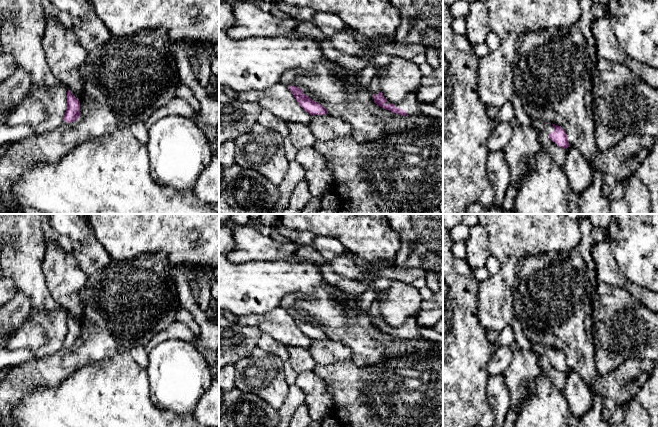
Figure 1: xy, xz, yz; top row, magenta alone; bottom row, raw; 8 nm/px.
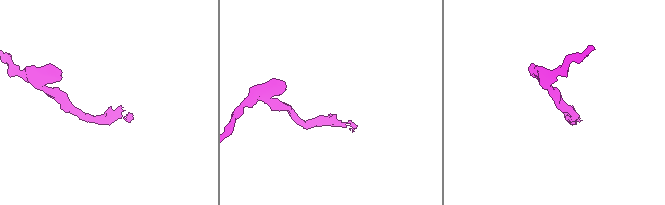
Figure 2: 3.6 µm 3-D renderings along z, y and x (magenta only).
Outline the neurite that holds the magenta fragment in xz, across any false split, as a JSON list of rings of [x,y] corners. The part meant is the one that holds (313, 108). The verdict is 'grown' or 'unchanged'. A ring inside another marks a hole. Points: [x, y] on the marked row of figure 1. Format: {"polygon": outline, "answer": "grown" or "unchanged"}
{"polygon": [[[294,85],[289,87],[290,91],[296,98],[299,105],[310,115],[326,115],[328,111],[320,103],[312,100],[308,95],[305,95],[301,88]]], "answer": "unchanged"}

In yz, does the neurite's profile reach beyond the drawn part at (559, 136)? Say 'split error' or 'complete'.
split error

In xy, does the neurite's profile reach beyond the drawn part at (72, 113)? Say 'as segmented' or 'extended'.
as segmented

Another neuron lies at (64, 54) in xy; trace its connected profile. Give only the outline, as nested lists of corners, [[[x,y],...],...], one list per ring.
[[[54,18],[46,19],[42,45],[51,73],[80,99],[83,92],[80,67],[88,59],[88,52],[80,45],[73,29],[64,27]]]

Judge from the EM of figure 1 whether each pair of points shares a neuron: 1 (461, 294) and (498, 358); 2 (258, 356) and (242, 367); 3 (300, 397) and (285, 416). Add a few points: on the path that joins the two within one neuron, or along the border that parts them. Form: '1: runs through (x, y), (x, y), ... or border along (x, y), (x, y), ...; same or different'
1: border along (492, 353), (487, 363), (487, 375); different
2: runs through (254, 360), (246, 367); same
3: runs through (295, 402), (286, 411); same

